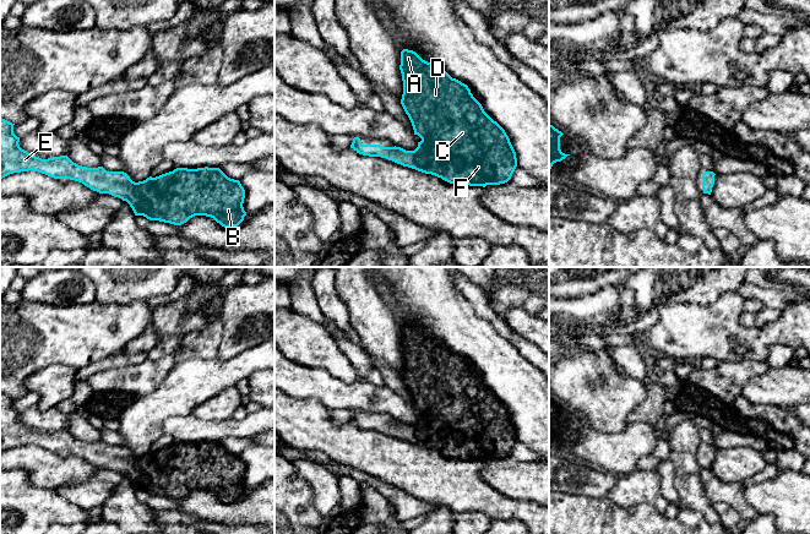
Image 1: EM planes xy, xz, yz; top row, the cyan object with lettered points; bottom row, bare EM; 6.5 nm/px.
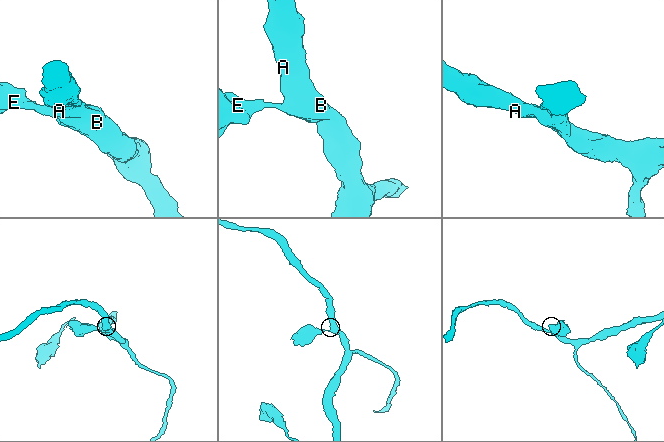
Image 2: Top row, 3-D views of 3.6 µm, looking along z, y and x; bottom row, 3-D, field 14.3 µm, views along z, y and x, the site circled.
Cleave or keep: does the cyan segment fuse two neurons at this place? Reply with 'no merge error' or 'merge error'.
no merge error

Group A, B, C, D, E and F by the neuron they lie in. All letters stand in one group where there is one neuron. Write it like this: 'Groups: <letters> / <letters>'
Groups: A B C D E F

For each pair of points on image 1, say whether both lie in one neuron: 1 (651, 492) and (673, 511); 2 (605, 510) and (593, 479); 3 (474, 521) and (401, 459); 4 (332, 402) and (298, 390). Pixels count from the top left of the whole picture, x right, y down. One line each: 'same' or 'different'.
1: different
2: different
3: different
4: same

